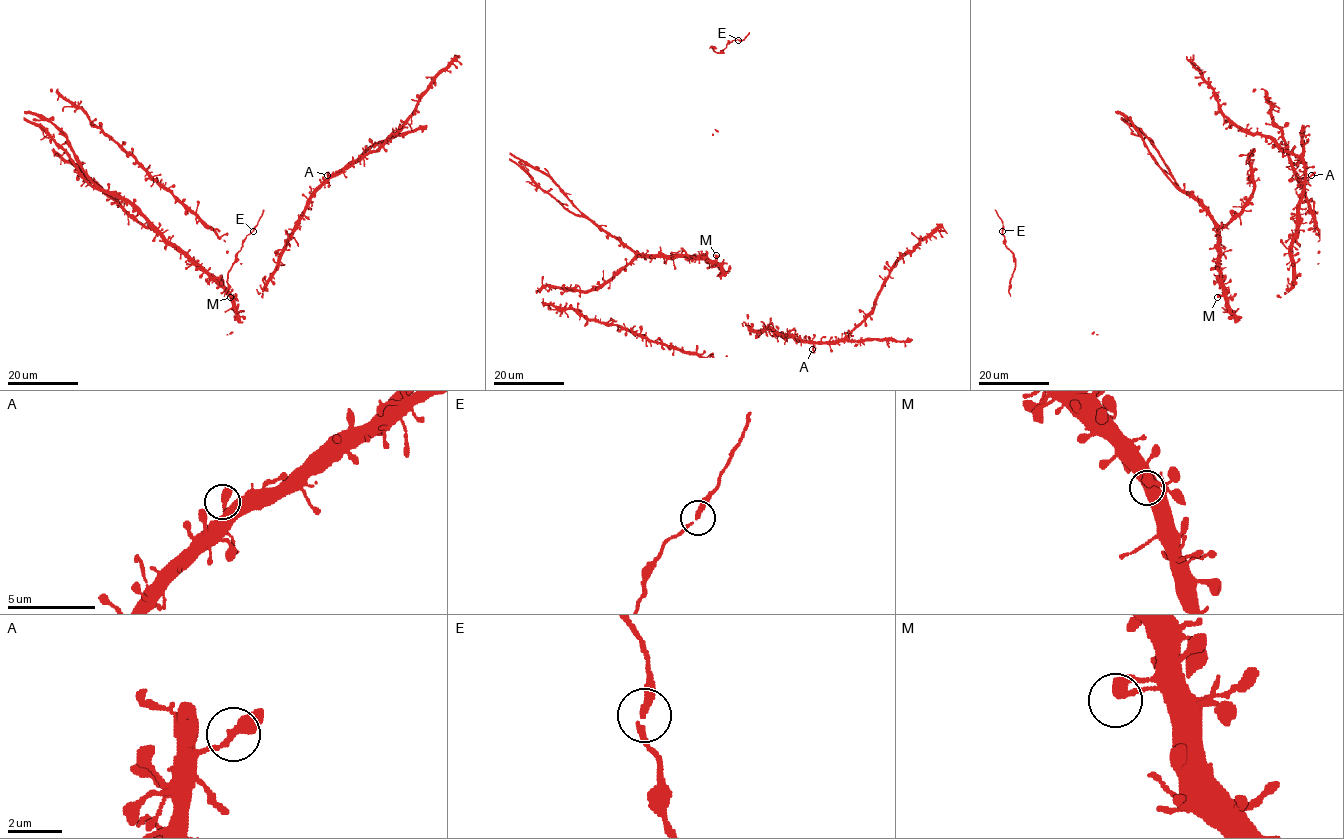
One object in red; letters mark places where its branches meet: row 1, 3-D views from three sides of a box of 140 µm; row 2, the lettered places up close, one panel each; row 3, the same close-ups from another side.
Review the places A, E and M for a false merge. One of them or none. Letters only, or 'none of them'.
none of them

